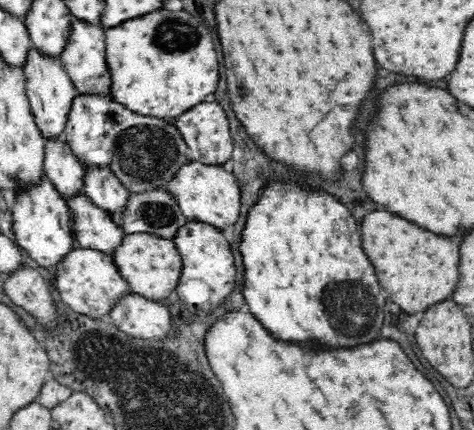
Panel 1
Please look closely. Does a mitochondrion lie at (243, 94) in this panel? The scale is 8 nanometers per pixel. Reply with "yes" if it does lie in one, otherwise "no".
yes

